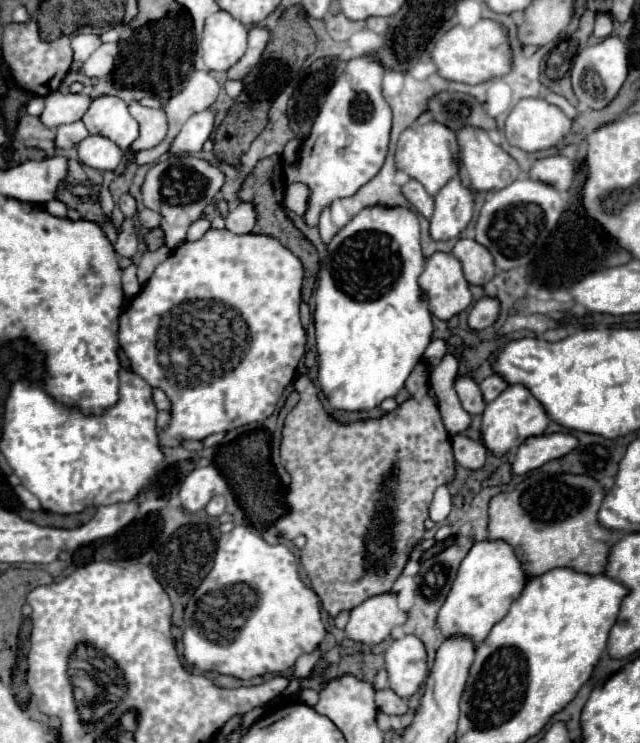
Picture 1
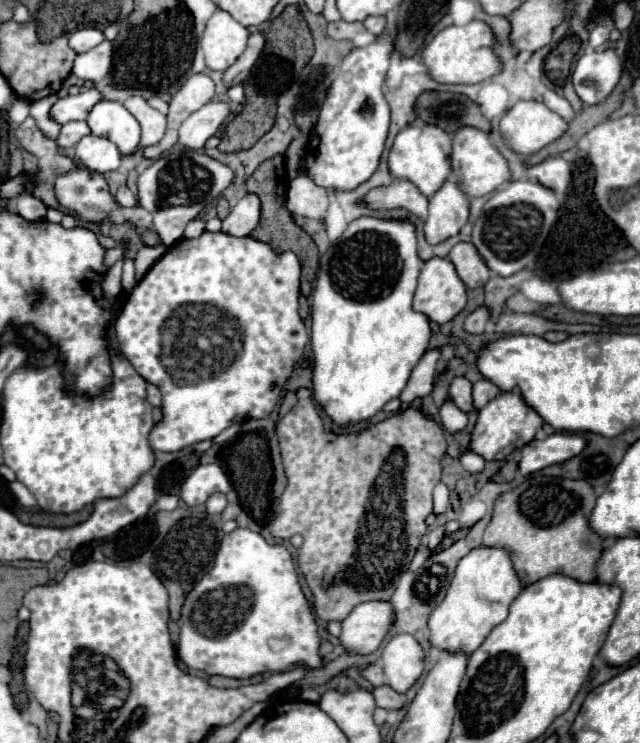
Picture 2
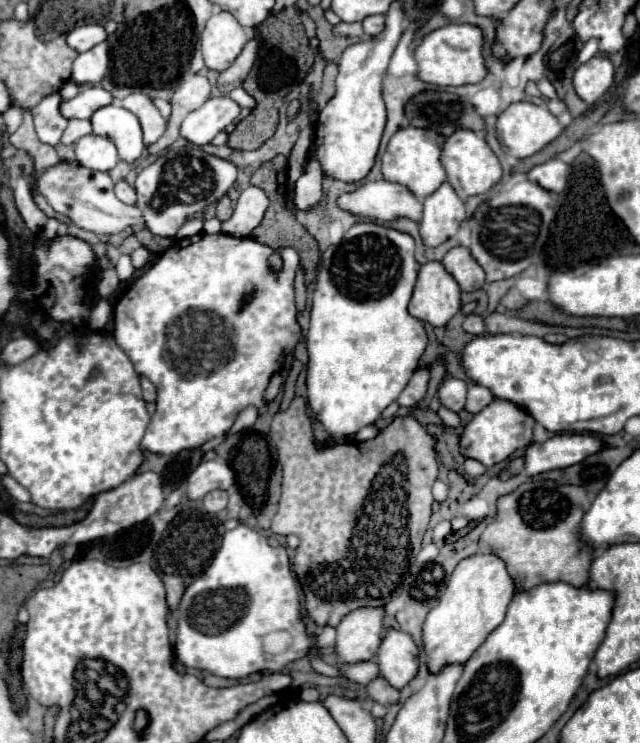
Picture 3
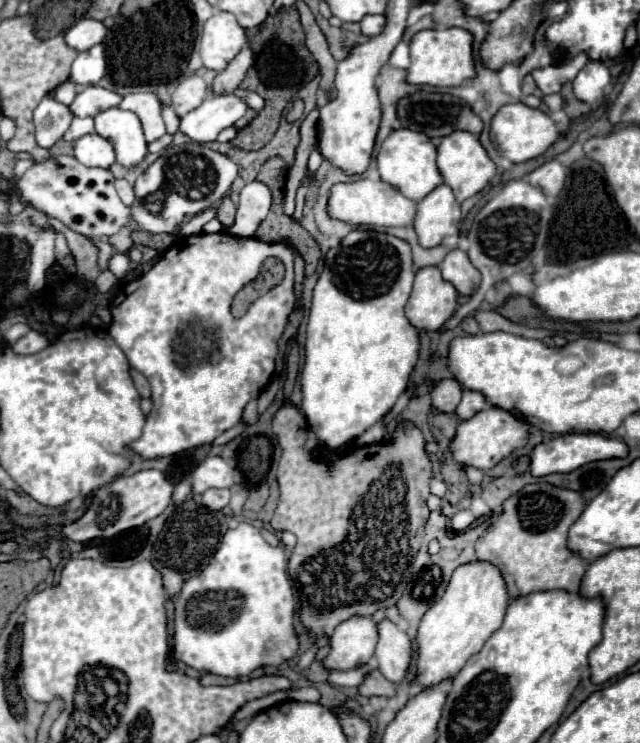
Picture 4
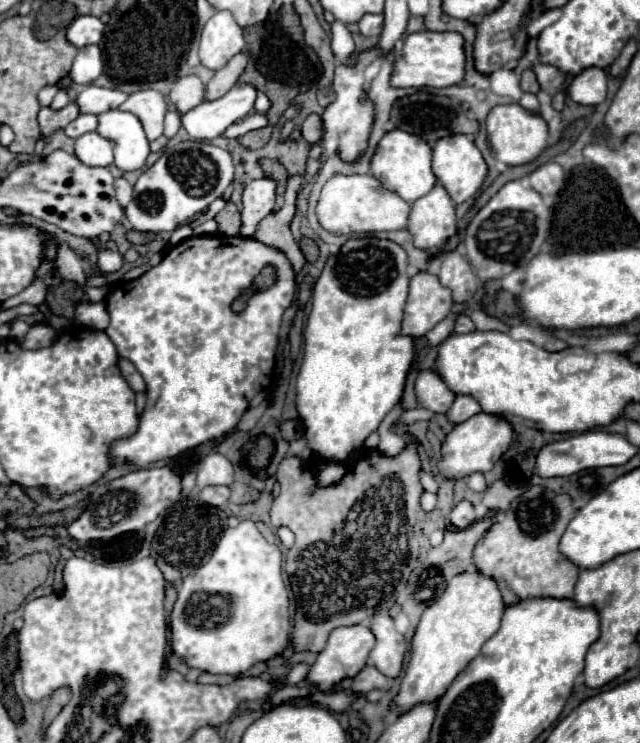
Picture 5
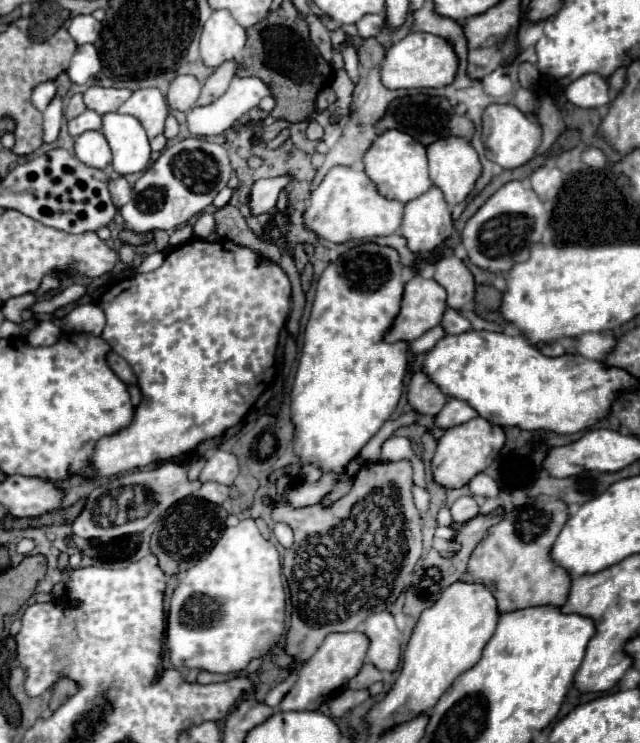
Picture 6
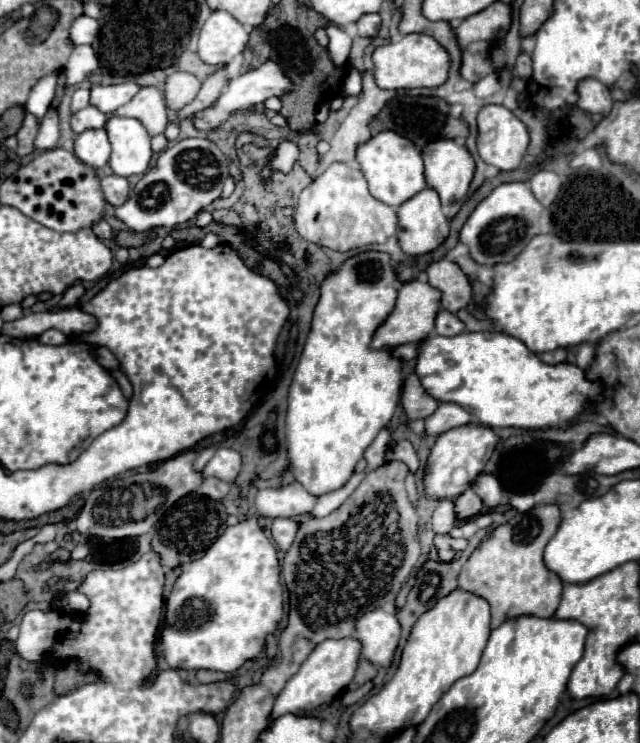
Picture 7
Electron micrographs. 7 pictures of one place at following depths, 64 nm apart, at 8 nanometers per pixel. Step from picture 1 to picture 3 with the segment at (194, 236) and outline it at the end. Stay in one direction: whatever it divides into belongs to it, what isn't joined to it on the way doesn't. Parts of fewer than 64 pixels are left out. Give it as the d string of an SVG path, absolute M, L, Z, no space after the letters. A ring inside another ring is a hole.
M192 218L192 220L188 220L188 222L178 230L178 238L190 238L190 236L200 234L200 232L202 232L202 224L204 224L202 218Z

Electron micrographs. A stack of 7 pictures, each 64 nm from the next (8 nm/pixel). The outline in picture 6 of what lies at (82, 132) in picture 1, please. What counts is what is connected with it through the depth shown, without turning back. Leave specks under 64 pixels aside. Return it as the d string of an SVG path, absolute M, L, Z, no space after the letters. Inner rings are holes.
M84 110L80 116L68 120L68 134L70 136L80 136L88 130L100 130L102 118L94 110Z

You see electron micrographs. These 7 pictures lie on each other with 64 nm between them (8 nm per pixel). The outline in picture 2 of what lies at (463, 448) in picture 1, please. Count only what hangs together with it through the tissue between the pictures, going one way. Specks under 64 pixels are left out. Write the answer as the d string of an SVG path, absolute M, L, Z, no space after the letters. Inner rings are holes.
M466 450L464 454L460 454L460 464L468 470L468 472L482 472L482 468L484 468L484 458L480 456L480 454L476 454L476 452L472 452L472 450Z

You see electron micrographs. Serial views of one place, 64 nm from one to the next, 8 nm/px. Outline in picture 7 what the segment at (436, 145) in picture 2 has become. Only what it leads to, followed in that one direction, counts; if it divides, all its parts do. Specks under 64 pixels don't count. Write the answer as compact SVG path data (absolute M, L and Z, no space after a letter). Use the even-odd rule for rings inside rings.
M380 132L372 136L362 148L358 148L358 162L362 166L362 172L370 184L370 192L374 198L382 200L390 206L400 206L412 196L416 196L420 190L426 188L426 176L424 176L424 160L420 150L414 146L412 140L396 134L396 132Z

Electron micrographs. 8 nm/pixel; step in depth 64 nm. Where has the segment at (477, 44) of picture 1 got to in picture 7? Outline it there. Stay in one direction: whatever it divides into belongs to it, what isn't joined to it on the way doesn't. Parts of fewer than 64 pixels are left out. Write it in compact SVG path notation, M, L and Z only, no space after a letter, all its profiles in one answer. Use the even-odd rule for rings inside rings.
M406 34L398 42L390 42L374 52L374 78L380 88L400 90L400 88L436 88L448 80L450 54L442 44L426 34Z

